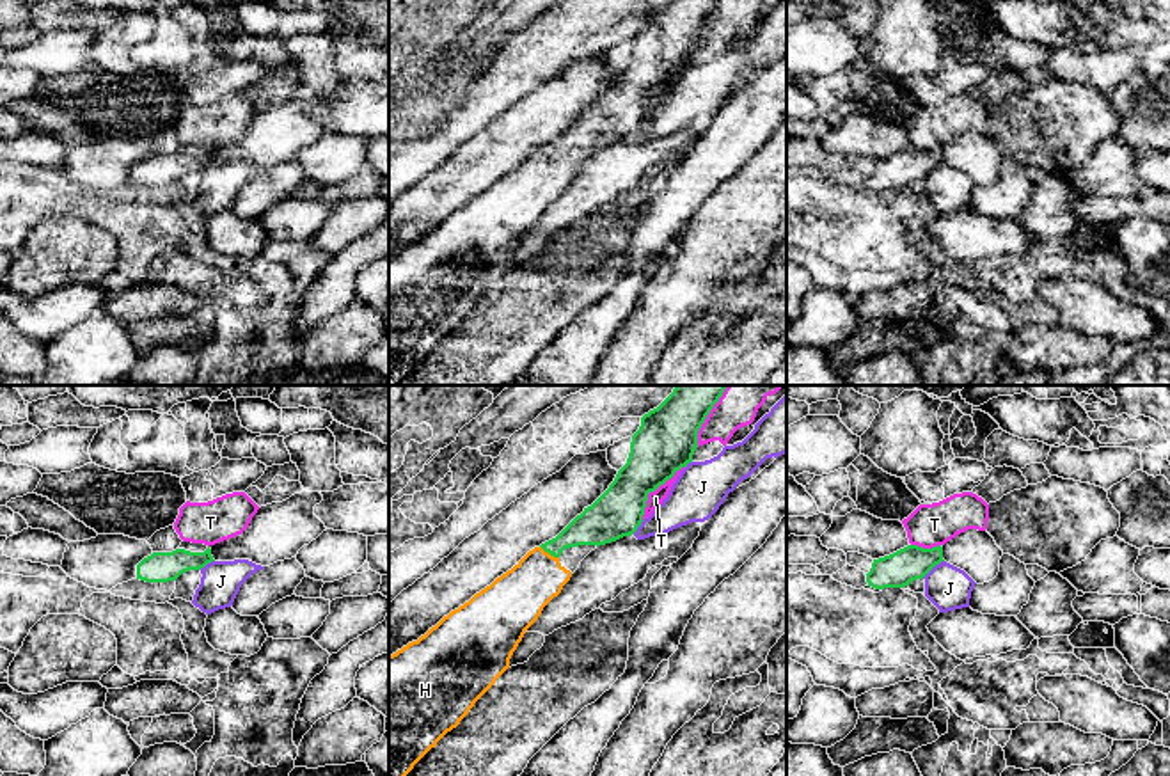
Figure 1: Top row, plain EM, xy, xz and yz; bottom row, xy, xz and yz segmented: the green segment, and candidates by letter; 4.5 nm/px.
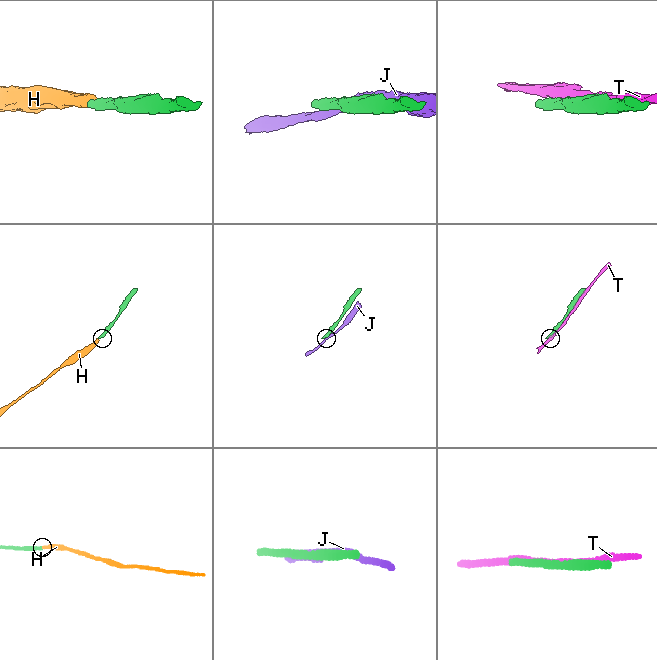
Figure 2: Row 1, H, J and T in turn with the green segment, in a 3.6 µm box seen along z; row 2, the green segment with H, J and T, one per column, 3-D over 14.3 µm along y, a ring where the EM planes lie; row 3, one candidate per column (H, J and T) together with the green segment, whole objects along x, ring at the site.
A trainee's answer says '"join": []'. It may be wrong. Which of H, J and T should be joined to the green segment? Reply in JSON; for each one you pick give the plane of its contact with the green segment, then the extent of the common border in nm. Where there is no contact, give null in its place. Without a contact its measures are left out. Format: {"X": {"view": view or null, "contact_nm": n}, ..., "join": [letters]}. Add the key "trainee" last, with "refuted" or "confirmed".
{"H": {"view": "xz", "contact_nm": 110}, "join": ["H"], "trainee": "refuted"}

